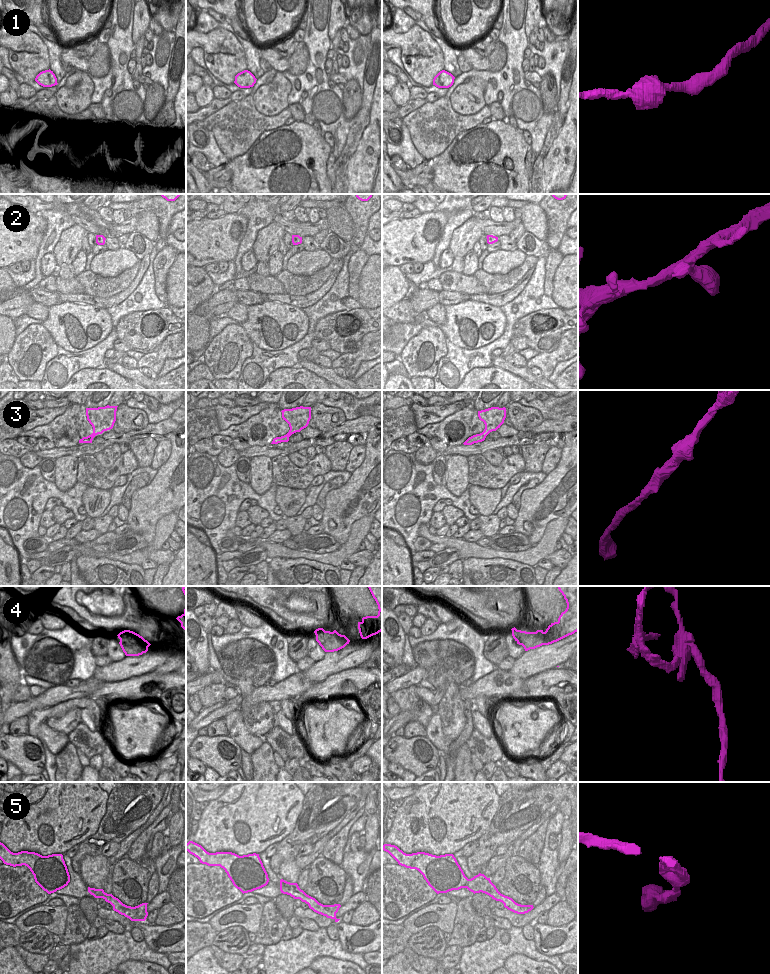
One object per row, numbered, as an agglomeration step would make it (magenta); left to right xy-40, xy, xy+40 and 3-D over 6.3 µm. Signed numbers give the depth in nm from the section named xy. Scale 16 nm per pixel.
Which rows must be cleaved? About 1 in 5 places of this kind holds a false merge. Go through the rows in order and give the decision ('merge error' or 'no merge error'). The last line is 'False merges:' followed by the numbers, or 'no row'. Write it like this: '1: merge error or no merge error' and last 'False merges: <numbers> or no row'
1: no merge error
2: no merge error
3: no merge error
4: merge error
5: no merge error
False merges: 4

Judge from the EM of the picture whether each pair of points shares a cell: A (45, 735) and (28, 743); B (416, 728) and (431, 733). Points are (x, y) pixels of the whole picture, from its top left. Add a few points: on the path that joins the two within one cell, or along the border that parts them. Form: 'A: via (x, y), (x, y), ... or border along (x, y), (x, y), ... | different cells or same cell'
A: border along (36, 736), (40, 741) | different cells
B: border along (425, 727), (426, 736) | different cells

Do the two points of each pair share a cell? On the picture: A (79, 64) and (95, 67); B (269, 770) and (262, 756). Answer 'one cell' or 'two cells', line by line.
A: two cells
B: one cell

